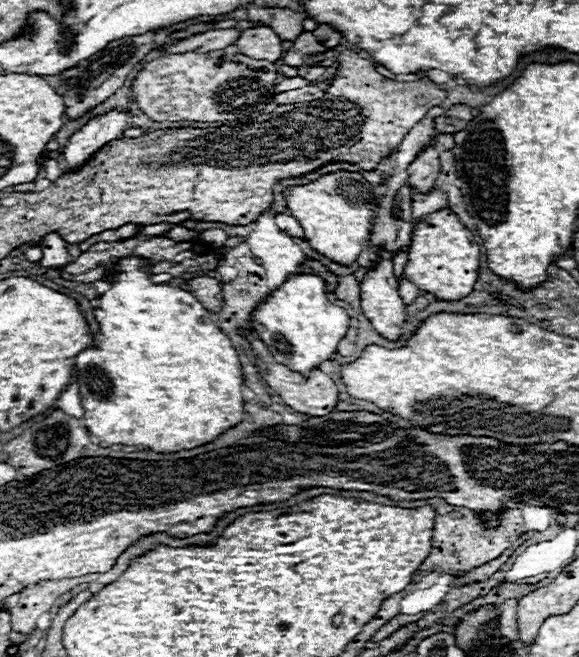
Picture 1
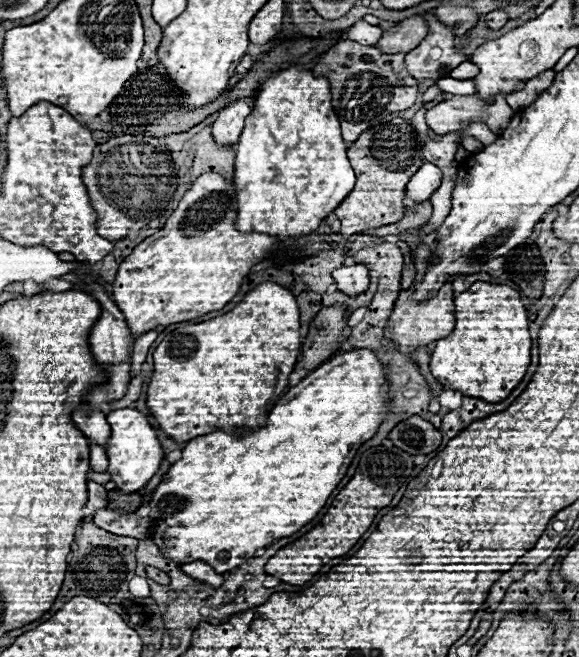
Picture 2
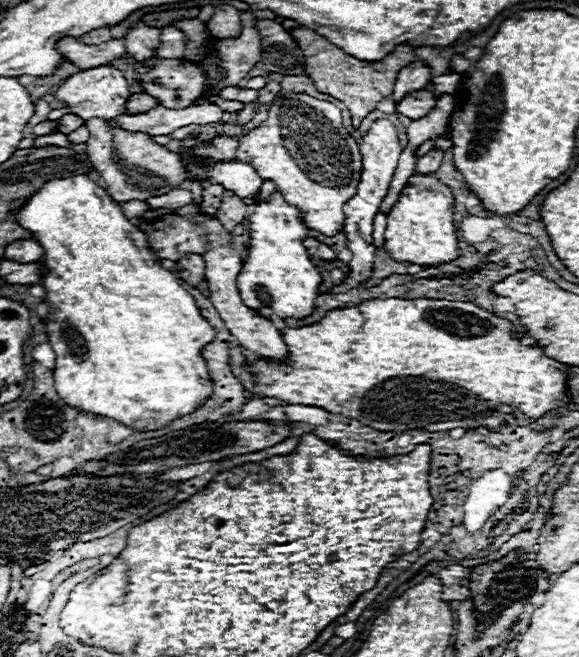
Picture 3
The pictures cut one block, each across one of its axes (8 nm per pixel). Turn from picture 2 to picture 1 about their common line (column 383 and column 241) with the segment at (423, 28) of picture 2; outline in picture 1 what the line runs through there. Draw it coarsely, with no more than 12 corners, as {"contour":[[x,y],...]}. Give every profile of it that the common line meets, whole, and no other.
{"contour":[[266,26],[242,30],[236,46],[246,56],[278,62],[280,36]]}

